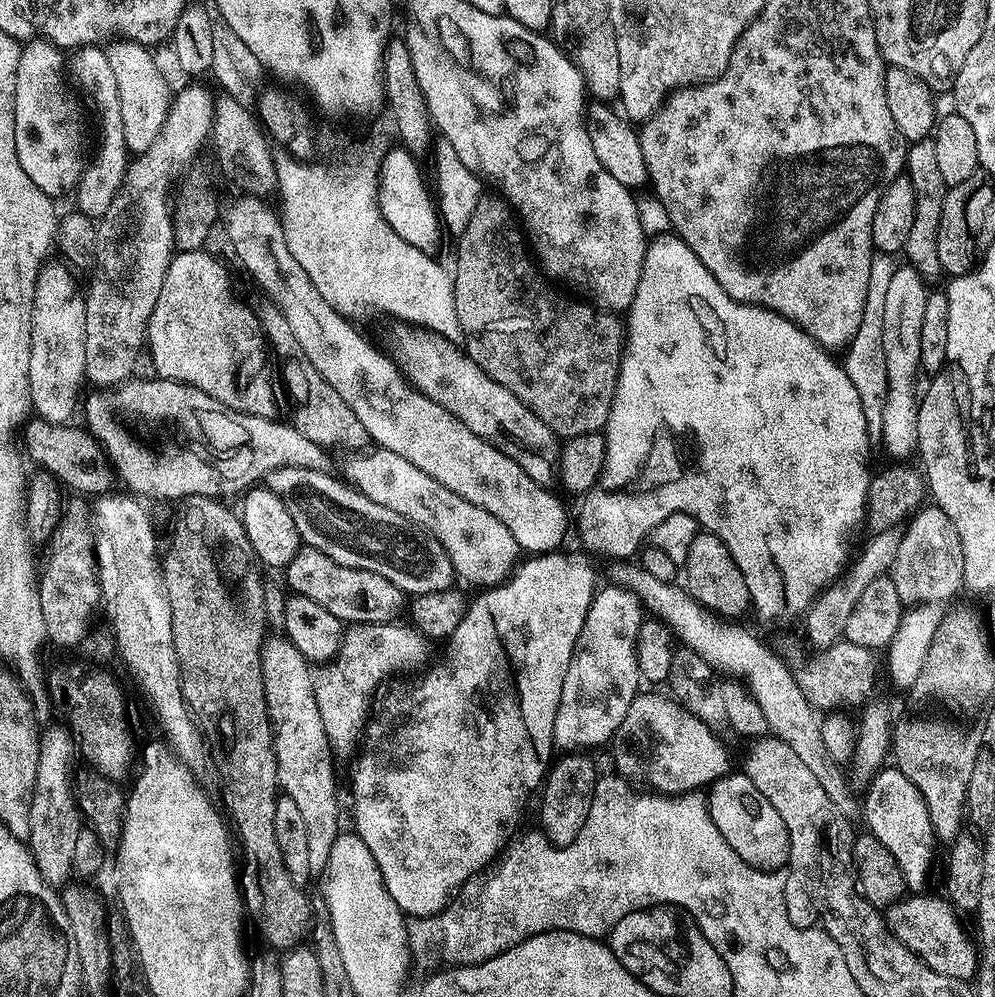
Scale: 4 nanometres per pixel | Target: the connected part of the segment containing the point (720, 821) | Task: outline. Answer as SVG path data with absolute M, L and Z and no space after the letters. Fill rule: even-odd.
M736 770L711 785L706 796L710 818L718 826L718 834L726 838L726 846L758 872L780 872L787 865L790 854L790 838L782 817L745 776ZM736 772L736 773L735 773ZM712 792L712 793L711 793Z

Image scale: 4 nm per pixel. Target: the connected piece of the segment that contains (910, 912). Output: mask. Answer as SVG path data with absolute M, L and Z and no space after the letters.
M908 894L889 906L886 909L888 929L898 938L898 942L905 944L938 974L971 981L978 969L978 948L973 937L964 933L957 909L943 895L928 895Z

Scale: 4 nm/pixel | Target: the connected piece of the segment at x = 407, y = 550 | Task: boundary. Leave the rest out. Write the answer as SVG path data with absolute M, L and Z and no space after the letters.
M275 468L266 476L266 487L282 500L286 510L293 513L294 526L307 547L334 558L334 562L342 566L382 574L386 582L394 582L398 590L402 590L412 598L434 591L446 591L447 588L453 587L452 563L439 542L431 538L425 539L421 529L394 514L394 510L386 510L386 506L370 502L366 494L356 491L349 483L342 484L333 478L334 476L329 473L305 468Z

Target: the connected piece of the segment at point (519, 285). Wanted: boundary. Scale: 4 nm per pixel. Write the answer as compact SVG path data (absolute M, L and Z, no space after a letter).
M499 194L491 195L480 195L466 230L462 230L455 241L456 268L452 285L454 310L458 310L458 326L462 326L464 335L462 347L475 364L494 378L494 382L506 386L514 398L538 414L557 437L571 438L600 432L608 423L608 410L616 392L616 375L620 372L621 321L619 324L616 321L619 319L611 311L597 310L591 303L579 304L576 300L559 296L534 263L526 247L525 233L518 227L517 217L508 201Z

